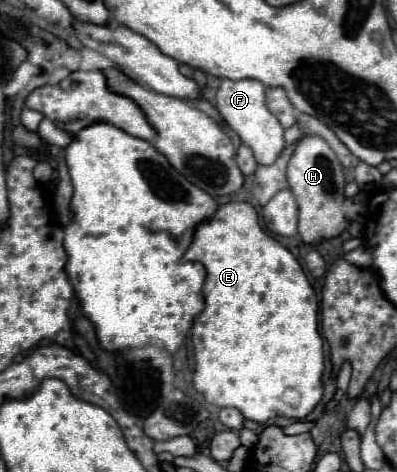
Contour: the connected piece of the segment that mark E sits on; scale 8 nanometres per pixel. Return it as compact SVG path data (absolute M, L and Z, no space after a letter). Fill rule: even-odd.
M229 202L225 206L221 206L217 210L217 214L199 224L197 232L195 232L195 240L189 246L185 260L195 260L201 262L207 268L207 278L203 284L203 296L205 296L205 310L197 316L193 328L191 328L191 340L195 346L195 374L193 374L193 386L199 394L203 394L203 398L219 408L237 408L247 420L253 422L267 422L275 416L287 416L287 418L295 418L295 420L305 420L313 408L321 402L323 398L323 372L325 372L325 354L323 354L323 338L319 334L319 304L317 304L317 296L315 290L311 288L301 264L297 262L297 258L283 248L275 238L267 236L263 232L263 228L259 226L259 216L255 212L255 208L247 202Z

